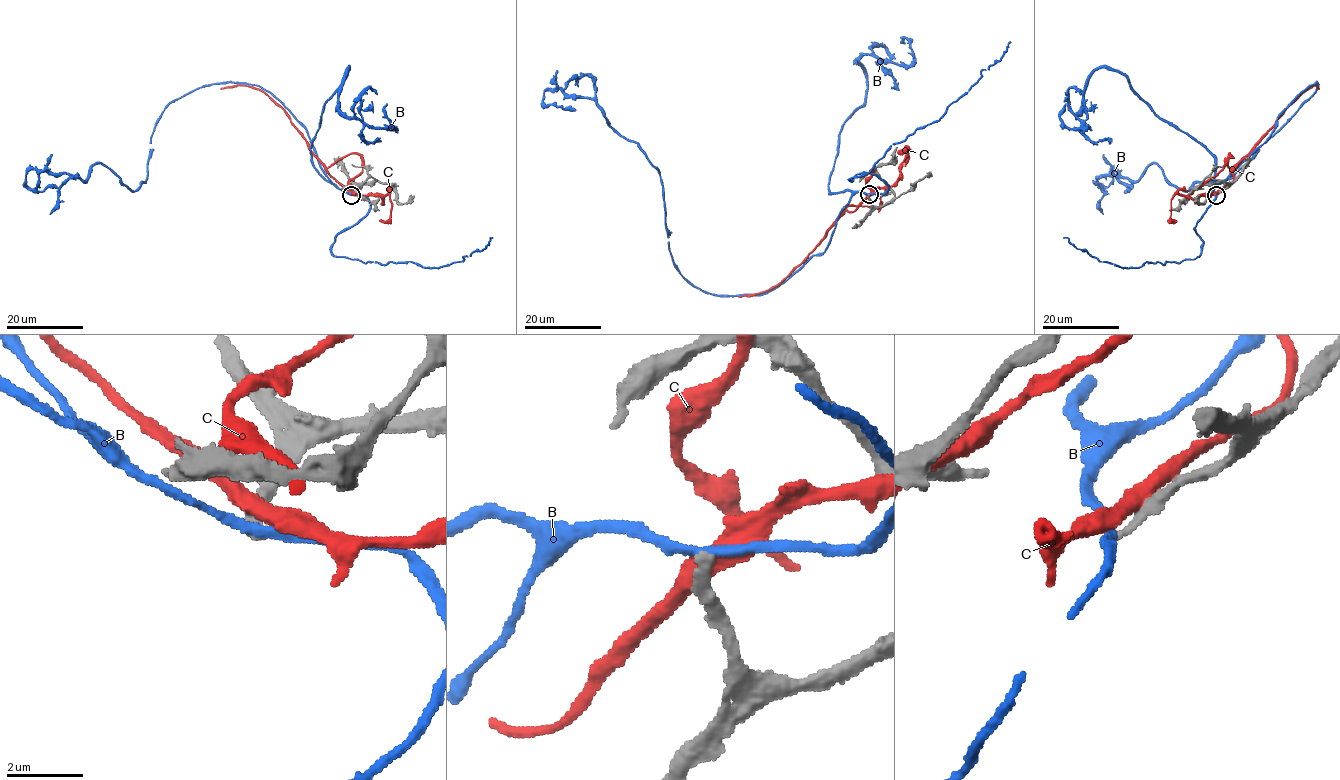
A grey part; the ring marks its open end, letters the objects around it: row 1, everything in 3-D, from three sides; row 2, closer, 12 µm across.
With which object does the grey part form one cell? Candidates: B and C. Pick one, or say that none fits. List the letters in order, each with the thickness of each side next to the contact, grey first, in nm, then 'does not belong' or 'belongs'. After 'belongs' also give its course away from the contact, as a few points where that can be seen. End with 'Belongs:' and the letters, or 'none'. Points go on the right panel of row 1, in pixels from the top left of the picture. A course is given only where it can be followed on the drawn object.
B: 240/240 nm | does not belong
C: 440/460 nm | does not belong
Belongs: none

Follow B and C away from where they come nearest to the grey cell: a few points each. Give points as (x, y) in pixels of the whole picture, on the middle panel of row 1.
B: (869, 194), (772, 289), (707, 293), (674, 263), (660, 174), (637, 143), (593, 99), (544, 92), (575, 110)
C: (868, 197), (852, 212), (845, 211), (822, 240), (777, 284), (764, 291), (738, 297)

